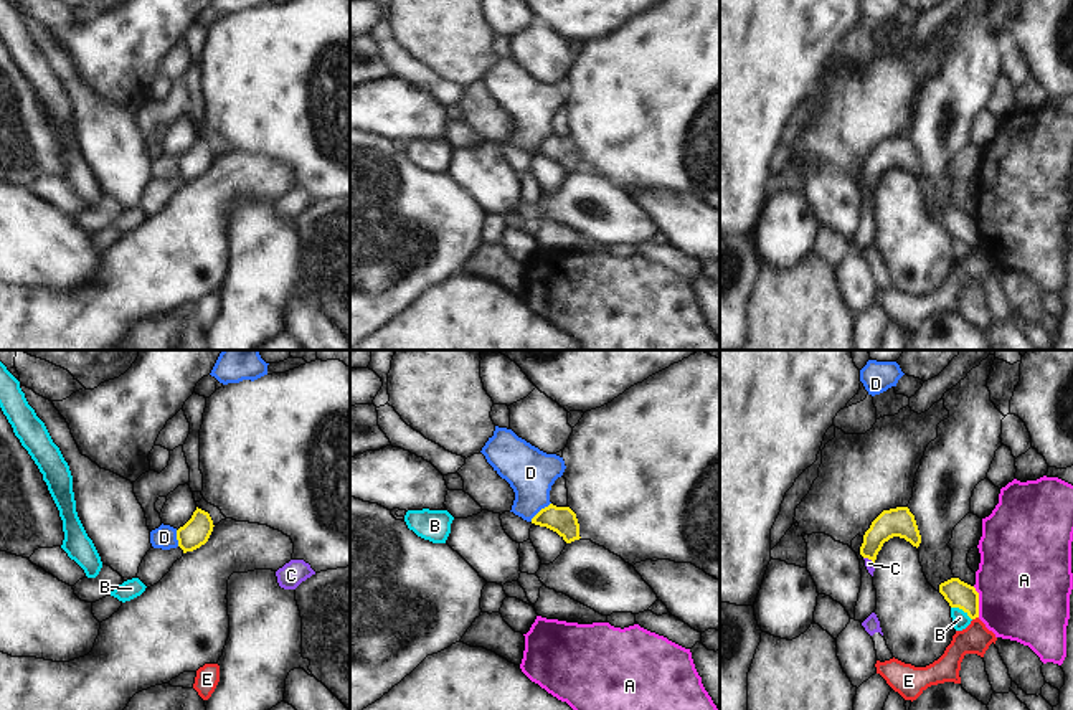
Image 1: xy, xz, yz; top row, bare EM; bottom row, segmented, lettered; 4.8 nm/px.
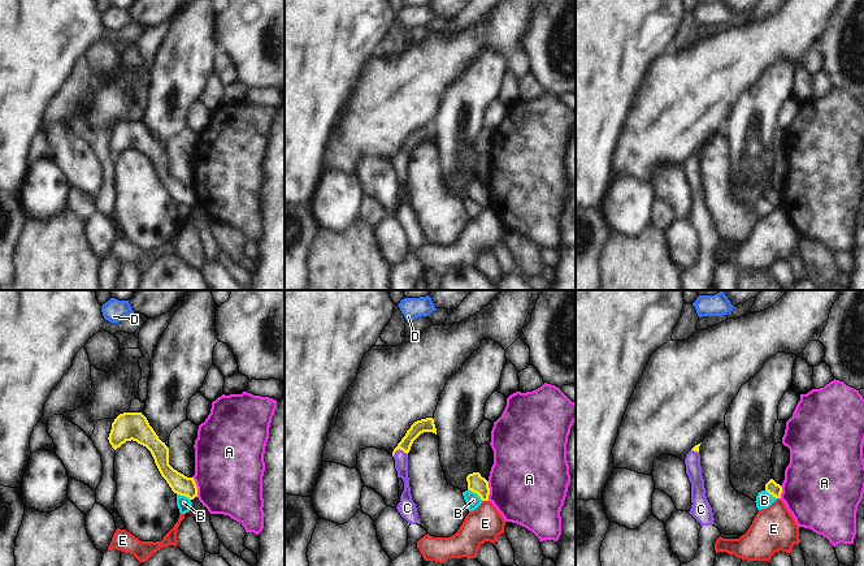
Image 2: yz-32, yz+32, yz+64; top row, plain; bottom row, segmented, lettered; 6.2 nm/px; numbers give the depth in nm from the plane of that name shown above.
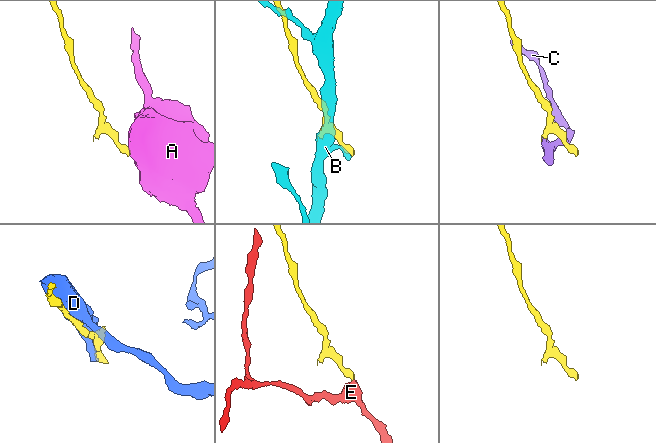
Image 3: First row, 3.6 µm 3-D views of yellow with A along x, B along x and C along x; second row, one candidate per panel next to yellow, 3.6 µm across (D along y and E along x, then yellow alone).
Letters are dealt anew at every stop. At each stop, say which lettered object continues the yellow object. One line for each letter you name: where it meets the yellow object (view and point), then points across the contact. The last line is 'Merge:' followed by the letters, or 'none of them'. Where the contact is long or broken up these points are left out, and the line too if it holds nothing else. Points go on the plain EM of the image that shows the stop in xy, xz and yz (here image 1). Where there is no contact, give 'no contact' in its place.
C: meets yellow in yz at (869, 189); runs through yz (900, 152), (872, 174), (869, 189), (869, 194)
Merge: C

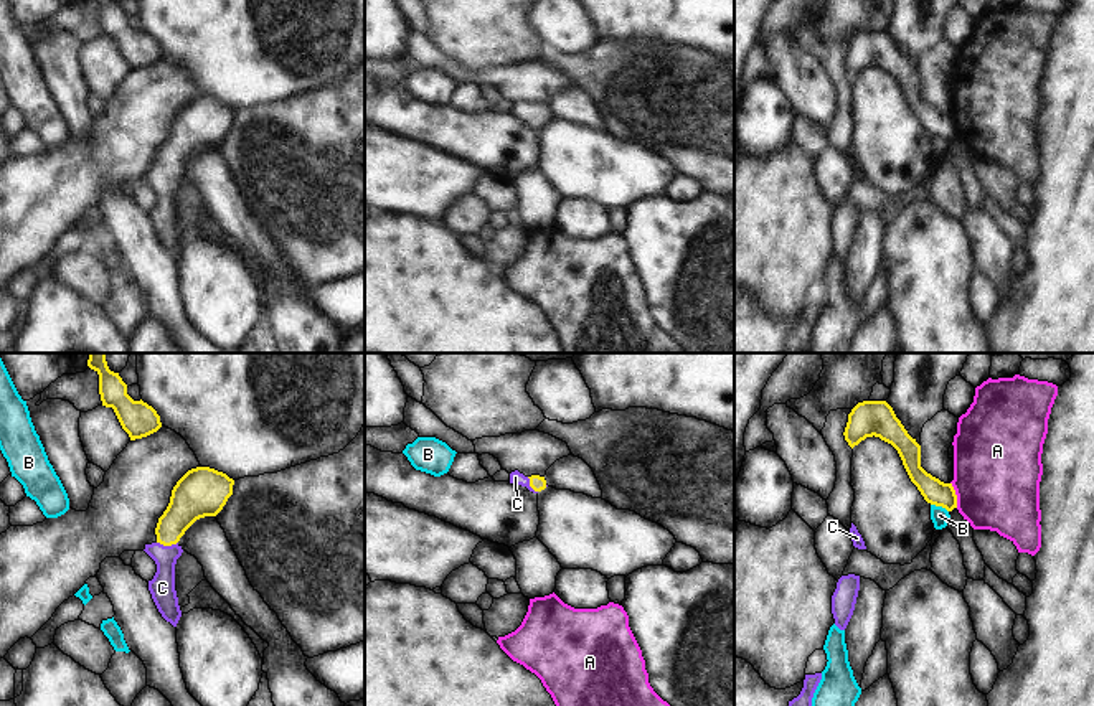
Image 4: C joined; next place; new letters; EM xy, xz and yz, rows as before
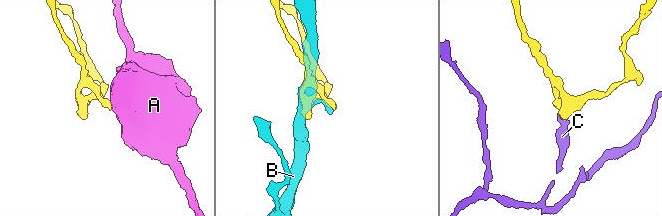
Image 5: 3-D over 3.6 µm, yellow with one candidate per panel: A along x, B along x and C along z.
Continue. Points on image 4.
C: meets yellow in xy at (167, 175); runs through xy (190, 131), (170, 157), (167, 175), (162, 218)
Merge: C

